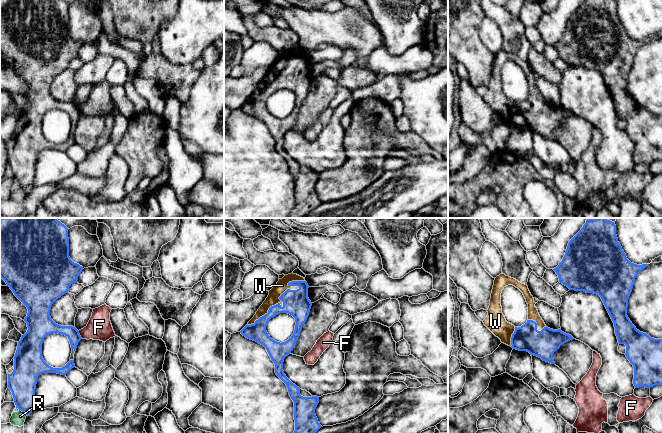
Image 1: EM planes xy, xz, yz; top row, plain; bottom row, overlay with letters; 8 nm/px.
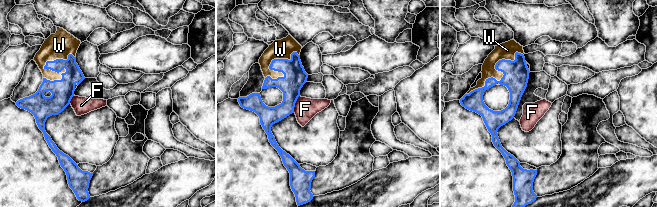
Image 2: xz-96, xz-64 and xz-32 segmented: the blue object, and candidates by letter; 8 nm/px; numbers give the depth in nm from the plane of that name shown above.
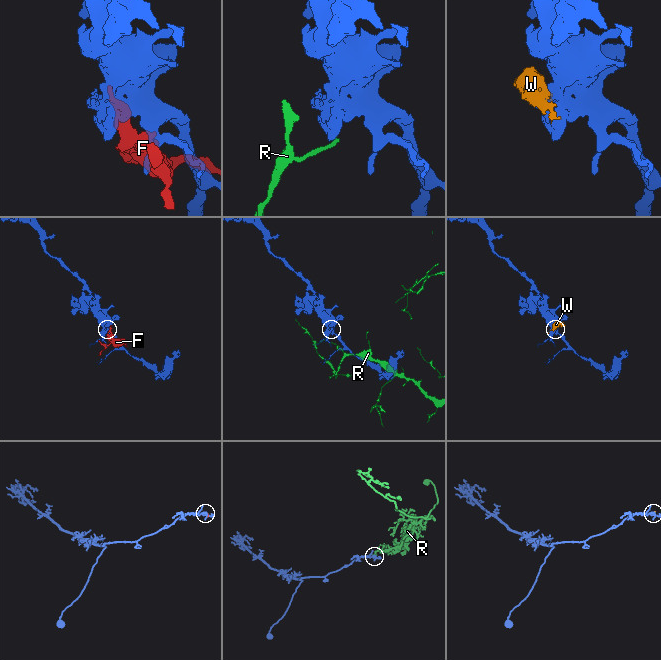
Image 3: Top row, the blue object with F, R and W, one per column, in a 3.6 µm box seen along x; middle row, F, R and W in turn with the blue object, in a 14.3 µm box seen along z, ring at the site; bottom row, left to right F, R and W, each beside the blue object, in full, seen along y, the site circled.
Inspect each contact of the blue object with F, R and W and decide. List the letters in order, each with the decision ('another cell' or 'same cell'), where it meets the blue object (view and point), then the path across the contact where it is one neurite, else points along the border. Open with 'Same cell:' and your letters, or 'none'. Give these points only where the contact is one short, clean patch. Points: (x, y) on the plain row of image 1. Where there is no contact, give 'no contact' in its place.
Same cell: W
F: another cell; meets blue in xy at (79, 111)
R: another cell; meets blue in xy at (23, 187); border along xy (19, 185), (26, 191)
W: same cell; meets blue in xz at (280, 72)

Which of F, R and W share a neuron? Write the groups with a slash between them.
F / R / W

